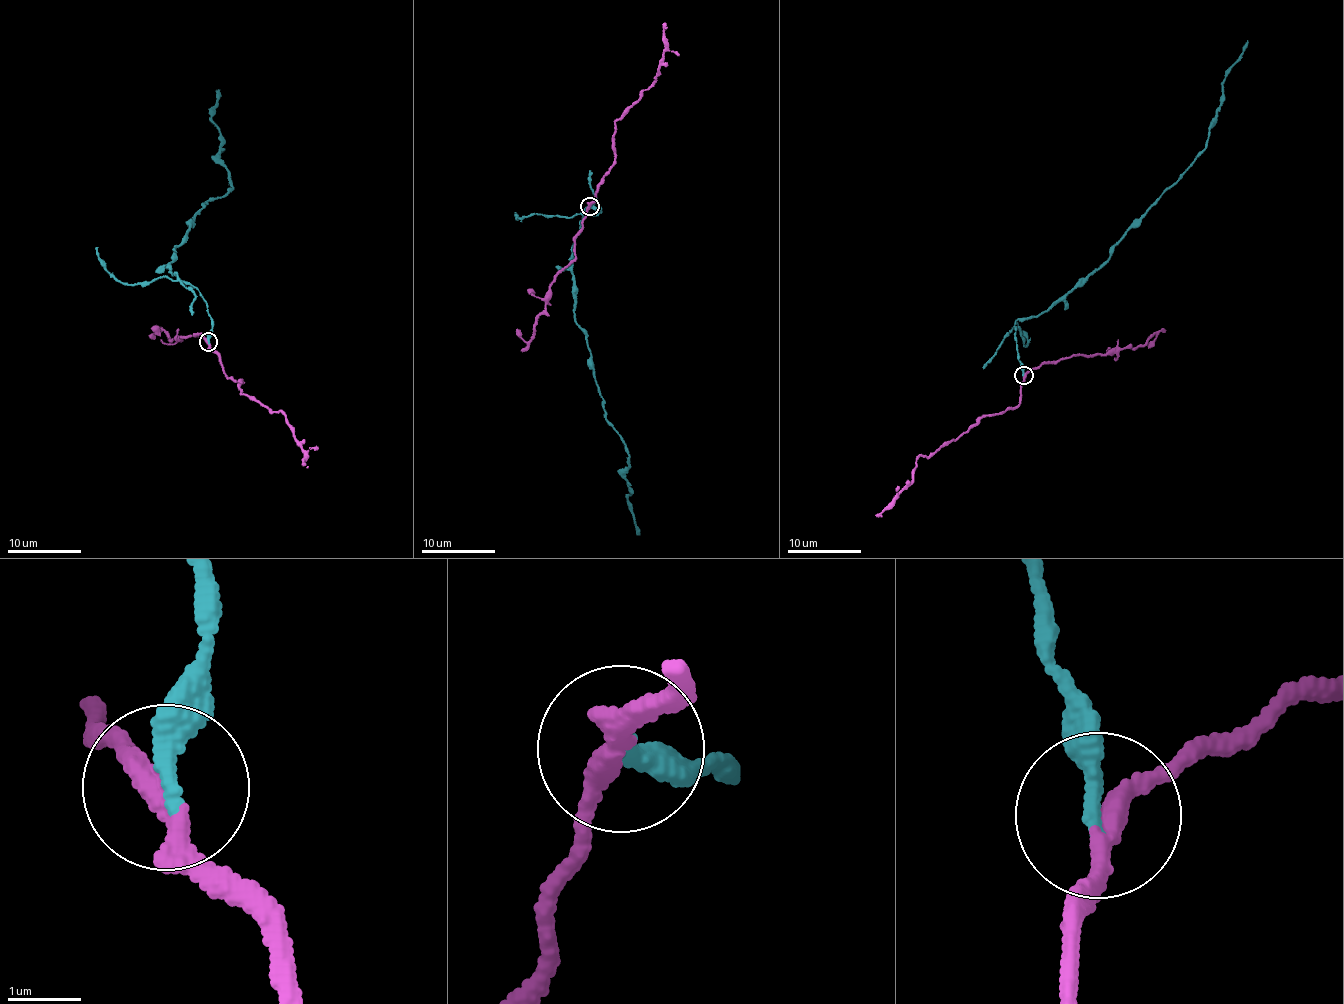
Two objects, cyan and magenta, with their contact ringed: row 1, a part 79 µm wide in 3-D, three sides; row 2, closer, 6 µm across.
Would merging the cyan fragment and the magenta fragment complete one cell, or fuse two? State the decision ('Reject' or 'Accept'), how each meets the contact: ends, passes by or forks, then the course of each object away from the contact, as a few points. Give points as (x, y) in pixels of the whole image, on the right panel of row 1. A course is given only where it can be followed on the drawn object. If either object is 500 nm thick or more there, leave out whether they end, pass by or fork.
Reject. At the ring cyan ends. At the ring magenta passes by. Course of cyan: (1024, 374), (1013, 325), (1047, 311), (1099, 270), (1125, 233), (1178, 182), (1203, 150), (1224, 76), (1248, 42). Course of magenta: (1024, 374), (1018, 404), (982, 416), (954, 440), (917, 458), (912, 483), (878, 514), (882, 517)

